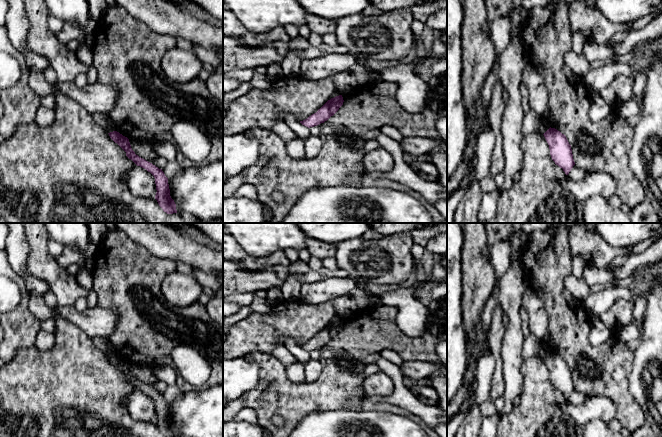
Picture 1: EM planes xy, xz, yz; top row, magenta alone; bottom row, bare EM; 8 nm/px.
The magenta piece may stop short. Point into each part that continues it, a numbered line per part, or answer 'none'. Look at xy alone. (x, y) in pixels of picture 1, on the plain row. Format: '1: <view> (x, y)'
none

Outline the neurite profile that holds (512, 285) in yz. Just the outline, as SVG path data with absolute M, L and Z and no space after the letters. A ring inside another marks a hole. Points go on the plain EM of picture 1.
M512 263L501 276L498 283L499 303L509 323L502 340L501 357L504 380L504 407L499 413L502 417L513 408L512 400L522 391L521 366L524 335L520 309L525 291L529 288L523 266Z

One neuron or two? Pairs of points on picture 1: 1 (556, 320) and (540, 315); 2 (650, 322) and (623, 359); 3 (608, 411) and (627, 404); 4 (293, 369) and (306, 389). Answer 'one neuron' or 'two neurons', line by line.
1: two neurons
2: two neurons
3: two neurons
4: two neurons

